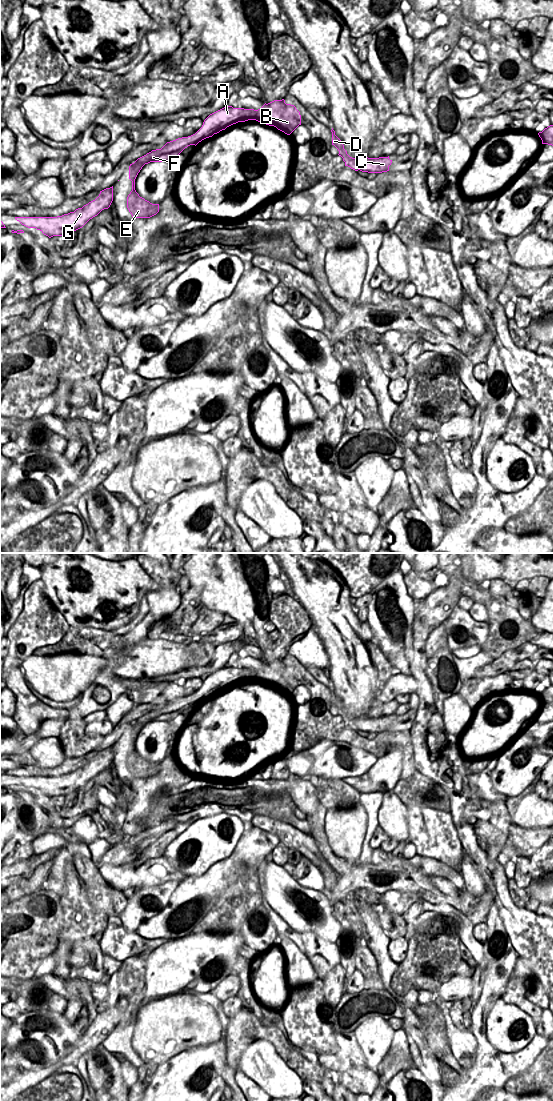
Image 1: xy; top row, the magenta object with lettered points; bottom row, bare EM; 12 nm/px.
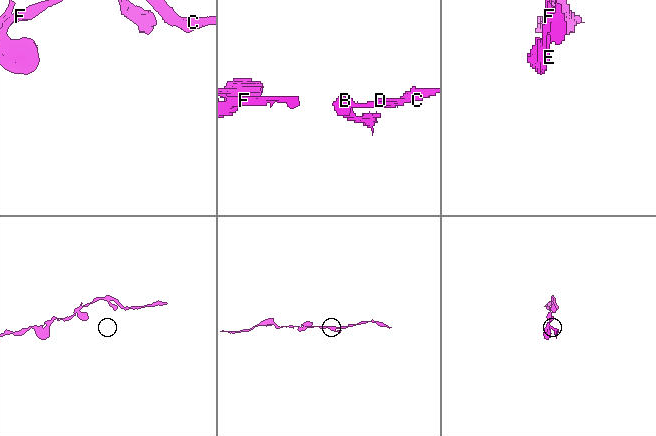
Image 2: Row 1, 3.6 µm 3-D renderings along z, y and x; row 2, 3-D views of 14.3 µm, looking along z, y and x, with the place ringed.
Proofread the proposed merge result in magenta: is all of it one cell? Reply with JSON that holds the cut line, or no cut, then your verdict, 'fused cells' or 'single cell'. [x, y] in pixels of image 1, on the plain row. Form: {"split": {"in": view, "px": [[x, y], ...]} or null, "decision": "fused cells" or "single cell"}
{"split": null, "decision": "single cell"}

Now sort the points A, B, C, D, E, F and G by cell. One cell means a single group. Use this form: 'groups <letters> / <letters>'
groups A B C D E F G

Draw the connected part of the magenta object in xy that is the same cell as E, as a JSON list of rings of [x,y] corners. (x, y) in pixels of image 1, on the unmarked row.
[[[274,660],[264,664],[260,669],[244,669],[226,666],[210,674],[202,687],[193,695],[167,702],[161,709],[152,710],[138,718],[129,726],[129,739],[132,741],[132,751],[127,757],[127,768],[133,778],[150,778],[159,772],[159,764],[152,764],[140,757],[135,750],[135,739],[145,724],[150,722],[168,722],[178,716],[190,705],[197,705],[202,700],[225,690],[238,682],[256,680],[263,684],[274,686],[290,695],[301,685],[301,675],[294,665],[286,664],[285,660]]]

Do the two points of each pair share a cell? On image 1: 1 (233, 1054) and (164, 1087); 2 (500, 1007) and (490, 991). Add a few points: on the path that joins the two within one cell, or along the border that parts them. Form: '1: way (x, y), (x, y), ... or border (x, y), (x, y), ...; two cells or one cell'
1: border (223, 1035), (226, 1047), (225, 1065); two cells
2: border (500, 997), (490, 1011), (487, 1022); two cells

